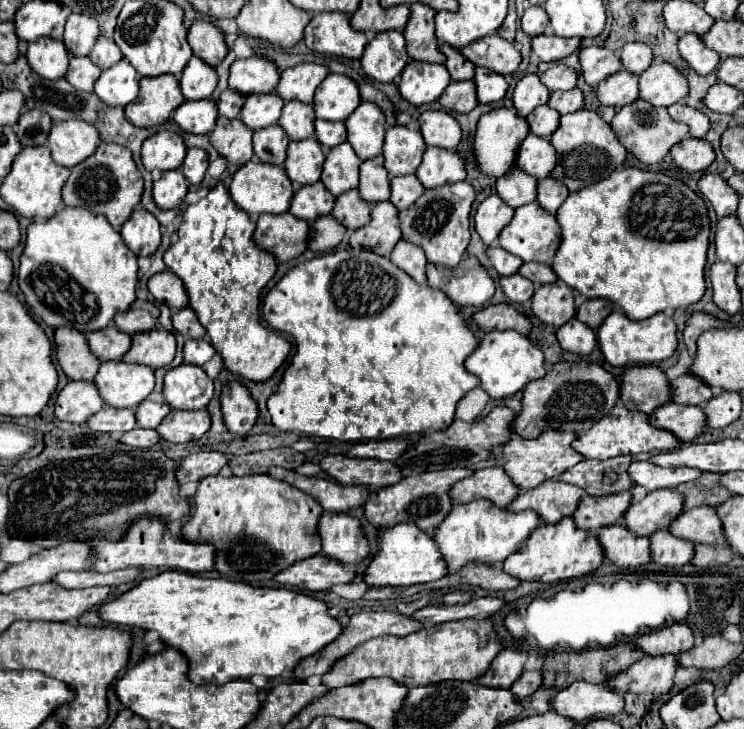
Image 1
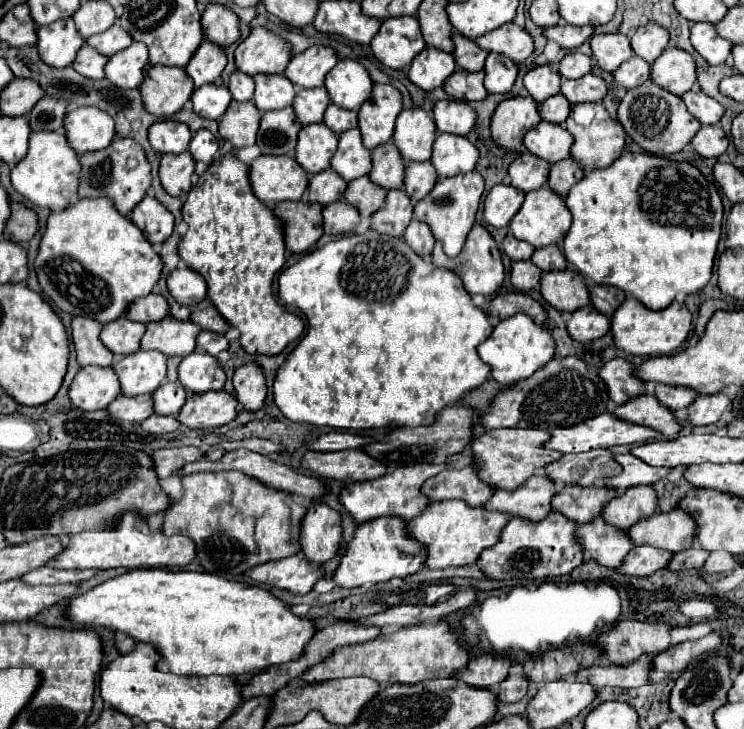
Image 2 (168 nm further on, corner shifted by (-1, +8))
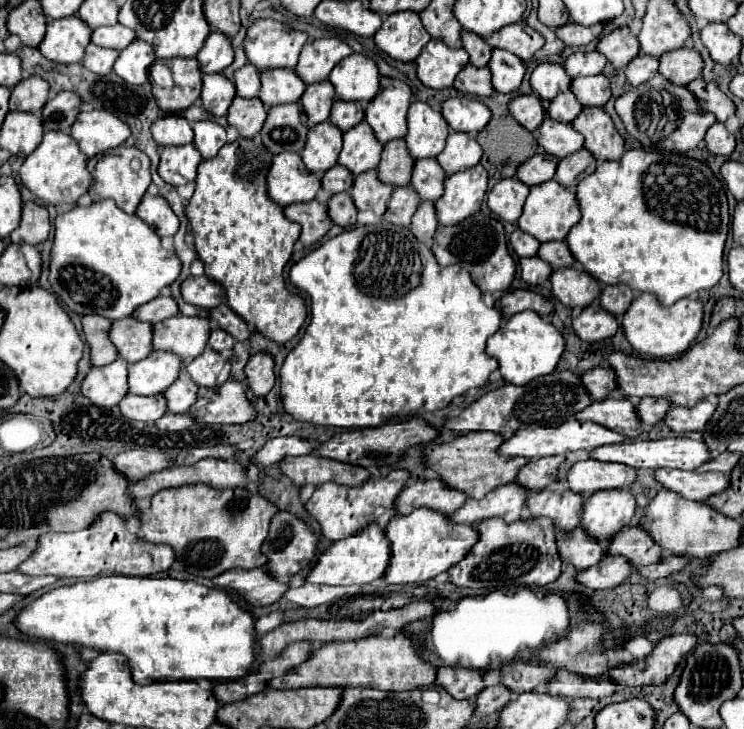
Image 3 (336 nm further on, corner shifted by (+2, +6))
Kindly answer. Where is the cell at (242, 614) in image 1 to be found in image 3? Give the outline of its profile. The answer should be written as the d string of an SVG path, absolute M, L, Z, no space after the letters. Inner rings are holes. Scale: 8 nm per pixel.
M109 575L95 577L91 581L79 581L69 587L57 587L27 605L17 617L17 627L23 633L39 639L77 643L101 651L123 653L129 659L133 681L139 685L161 679L241 679L247 675L257 657L255 617L251 611L241 609L229 591L171 577Z

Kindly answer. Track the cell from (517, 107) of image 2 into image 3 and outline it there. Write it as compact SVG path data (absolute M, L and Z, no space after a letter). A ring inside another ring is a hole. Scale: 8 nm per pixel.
M519 95L509 103L509 113L527 131L535 131L543 123L543 107L535 95Z

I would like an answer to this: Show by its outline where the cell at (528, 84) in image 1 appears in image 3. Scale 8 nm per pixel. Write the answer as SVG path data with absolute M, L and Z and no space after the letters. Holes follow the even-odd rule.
M541 63L533 69L529 81L541 101L551 101L555 95L569 89L571 77L557 63Z

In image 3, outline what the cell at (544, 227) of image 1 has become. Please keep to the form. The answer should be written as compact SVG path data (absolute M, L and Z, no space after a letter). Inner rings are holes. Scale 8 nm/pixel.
M551 179L551 181L541 183L541 185L531 189L517 225L519 225L521 231L525 231L531 237L535 237L539 243L547 243L549 241L547 237L551 237L553 241L563 241L567 237L569 229L579 219L581 219L581 211L579 211L579 203L577 203L575 191L567 189L567 187L561 187L555 179Z

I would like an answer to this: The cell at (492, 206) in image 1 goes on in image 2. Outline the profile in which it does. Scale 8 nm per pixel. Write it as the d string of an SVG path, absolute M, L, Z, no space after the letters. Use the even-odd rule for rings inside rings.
M506 183L494 185L484 199L484 219L486 219L486 223L496 227L496 229L508 227L512 217L522 207L524 195L526 195L524 191L520 191L512 185L506 185Z

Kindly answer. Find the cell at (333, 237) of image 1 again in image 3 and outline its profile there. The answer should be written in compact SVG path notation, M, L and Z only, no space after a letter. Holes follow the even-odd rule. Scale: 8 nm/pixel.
M349 193L331 195L327 207L329 207L329 219L335 225L347 229L347 227L353 227L357 223L357 219L355 219L357 217L357 207L355 207Z

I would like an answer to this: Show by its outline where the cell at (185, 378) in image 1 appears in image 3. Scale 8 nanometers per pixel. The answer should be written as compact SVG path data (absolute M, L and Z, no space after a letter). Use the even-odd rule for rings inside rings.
M205 347L205 351L187 365L187 373L199 387L217 387L229 379L229 361L211 347Z

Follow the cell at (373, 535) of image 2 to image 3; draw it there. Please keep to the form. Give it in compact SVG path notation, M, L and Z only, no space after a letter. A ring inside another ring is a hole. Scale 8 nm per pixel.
M371 523L357 535L345 537L335 541L317 561L317 565L307 575L307 583L321 583L321 585L365 585L375 579L381 579L389 567L389 539L385 531Z

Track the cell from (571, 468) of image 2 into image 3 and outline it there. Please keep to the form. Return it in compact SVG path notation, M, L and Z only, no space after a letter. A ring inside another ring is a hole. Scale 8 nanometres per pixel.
M545 457L537 461L533 459L519 471L517 483L527 487L529 491L541 491L557 481L557 473L563 463L565 463L565 457Z

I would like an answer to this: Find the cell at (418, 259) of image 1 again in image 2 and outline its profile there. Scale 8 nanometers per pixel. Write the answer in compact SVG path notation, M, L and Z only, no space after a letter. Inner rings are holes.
M412 219L410 225L406 227L404 239L406 239L406 243L408 243L420 257L424 257L426 261L430 259L432 249L434 249L434 241L436 241L436 239L432 237L432 231L428 229L428 225L424 225L422 221Z

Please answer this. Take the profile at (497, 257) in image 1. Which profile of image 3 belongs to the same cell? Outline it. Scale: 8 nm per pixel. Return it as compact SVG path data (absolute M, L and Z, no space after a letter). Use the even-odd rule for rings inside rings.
M519 229L513 231L509 243L511 243L511 249L515 251L517 257L531 257L531 253L537 255L537 249L539 249L537 239L533 239L531 235L525 235L525 233L519 231Z

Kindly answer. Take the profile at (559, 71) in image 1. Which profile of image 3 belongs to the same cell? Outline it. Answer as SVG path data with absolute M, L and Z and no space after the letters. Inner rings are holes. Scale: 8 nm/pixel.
M571 53L565 61L563 61L563 69L567 71L569 77L583 77L583 75L597 75L603 71L603 67L607 65L607 59L597 53Z

